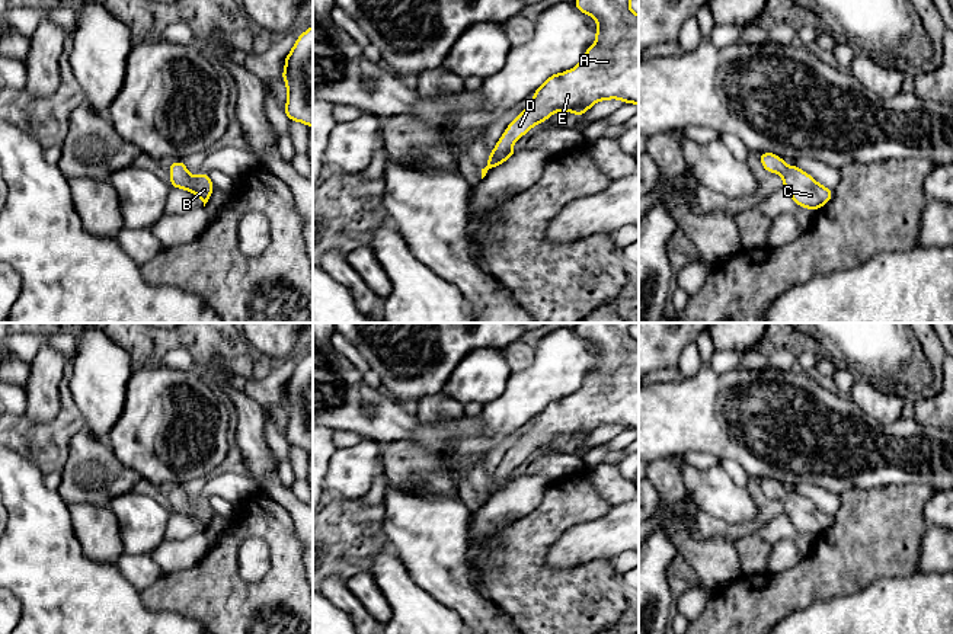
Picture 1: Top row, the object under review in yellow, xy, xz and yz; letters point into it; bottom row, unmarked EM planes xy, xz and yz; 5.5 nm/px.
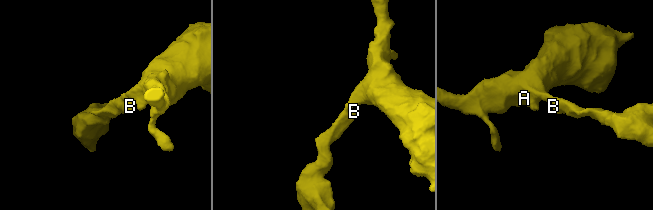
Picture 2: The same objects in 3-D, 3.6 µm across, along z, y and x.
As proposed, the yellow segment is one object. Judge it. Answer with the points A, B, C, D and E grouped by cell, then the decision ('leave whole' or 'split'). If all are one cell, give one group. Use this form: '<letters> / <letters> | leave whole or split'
A B C D E | leave whole

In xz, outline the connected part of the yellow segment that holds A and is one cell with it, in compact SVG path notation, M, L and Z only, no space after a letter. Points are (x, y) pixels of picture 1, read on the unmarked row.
M578 323L578 336L597 345L595 369L581 388L551 400L531 429L508 451L492 476L482 505L489 494L511 484L512 470L533 452L559 436L583 441L599 426L618 425L639 432L639 340L630 334L631 323Z

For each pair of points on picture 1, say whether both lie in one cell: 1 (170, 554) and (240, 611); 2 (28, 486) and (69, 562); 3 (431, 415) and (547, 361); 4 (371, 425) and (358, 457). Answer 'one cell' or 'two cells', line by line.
1: two cells
2: one cell
3: two cells
4: two cells

